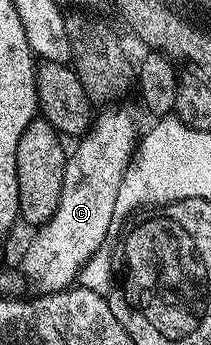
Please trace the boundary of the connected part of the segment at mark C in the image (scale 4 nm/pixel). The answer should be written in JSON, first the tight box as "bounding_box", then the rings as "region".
{"bounding_box":[18,102,138,293],"region":[[[112,102],[95,113],[92,126],[88,133],[75,141],[76,149],[67,153],[68,161],[64,167],[62,178],[62,190],[58,198],[58,210],[44,224],[39,225],[36,237],[28,244],[24,252],[24,261],[18,265],[23,279],[28,280],[36,287],[37,293],[61,292],[69,287],[79,277],[80,272],[86,266],[86,262],[94,253],[105,247],[104,239],[112,228],[112,219],[116,216],[118,205],[116,195],[118,186],[122,182],[125,170],[132,163],[132,157],[138,143],[138,131],[136,132],[136,120],[128,108],[123,108],[123,103]]]}

